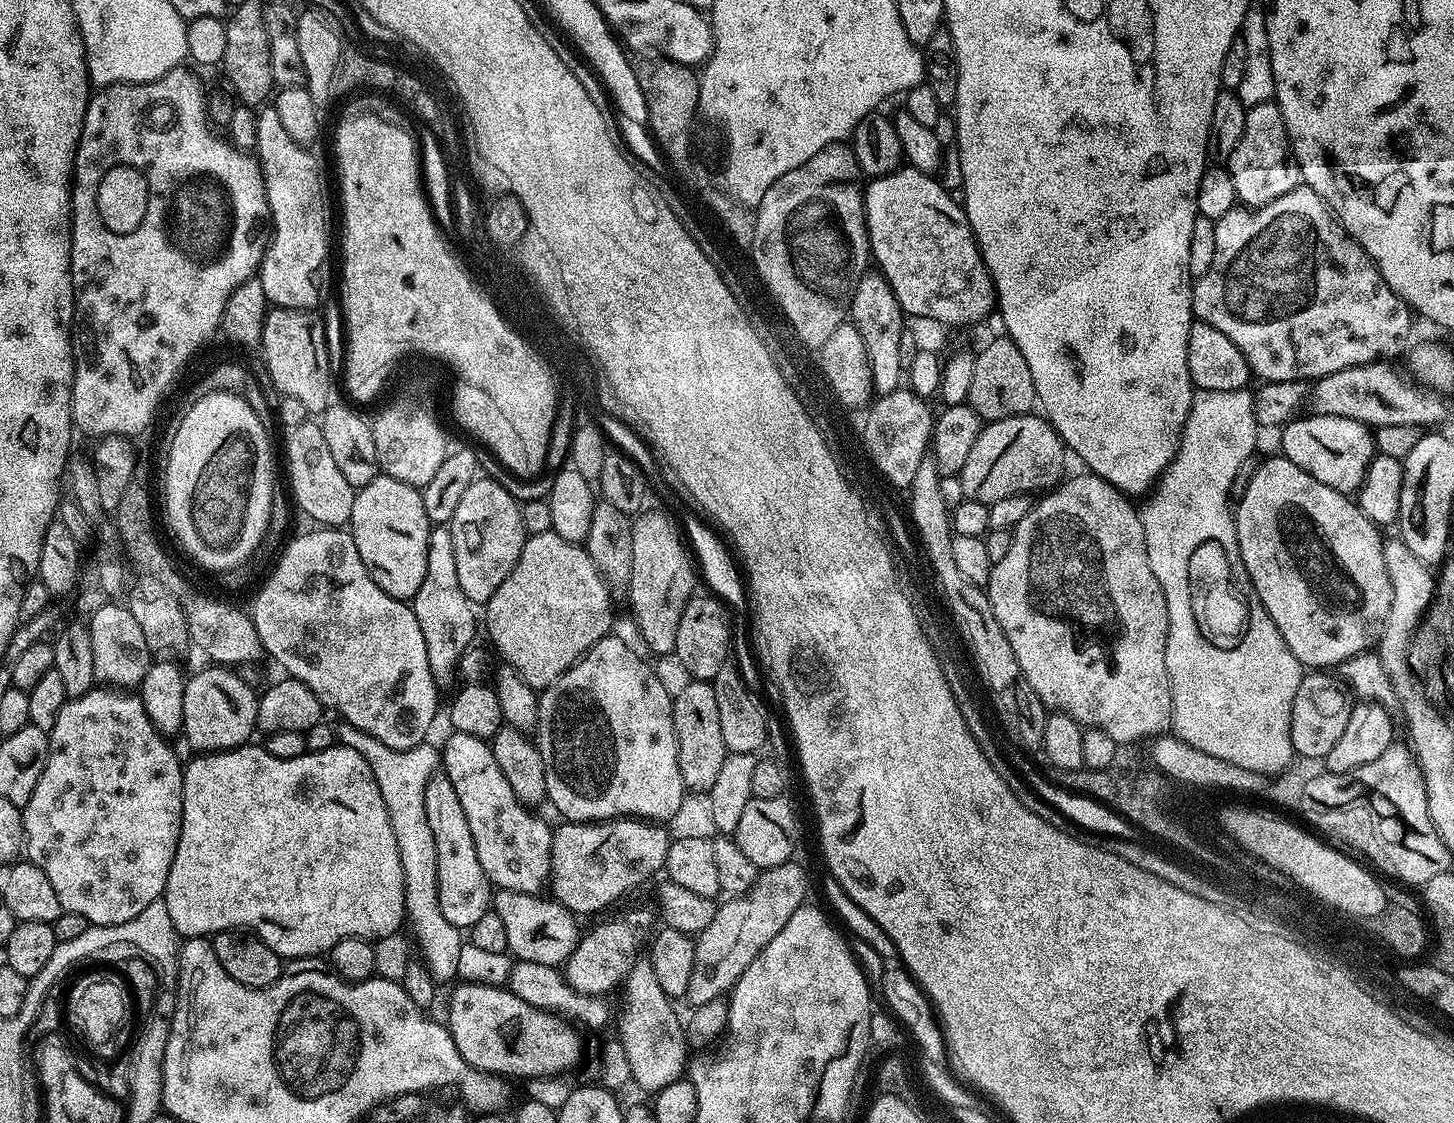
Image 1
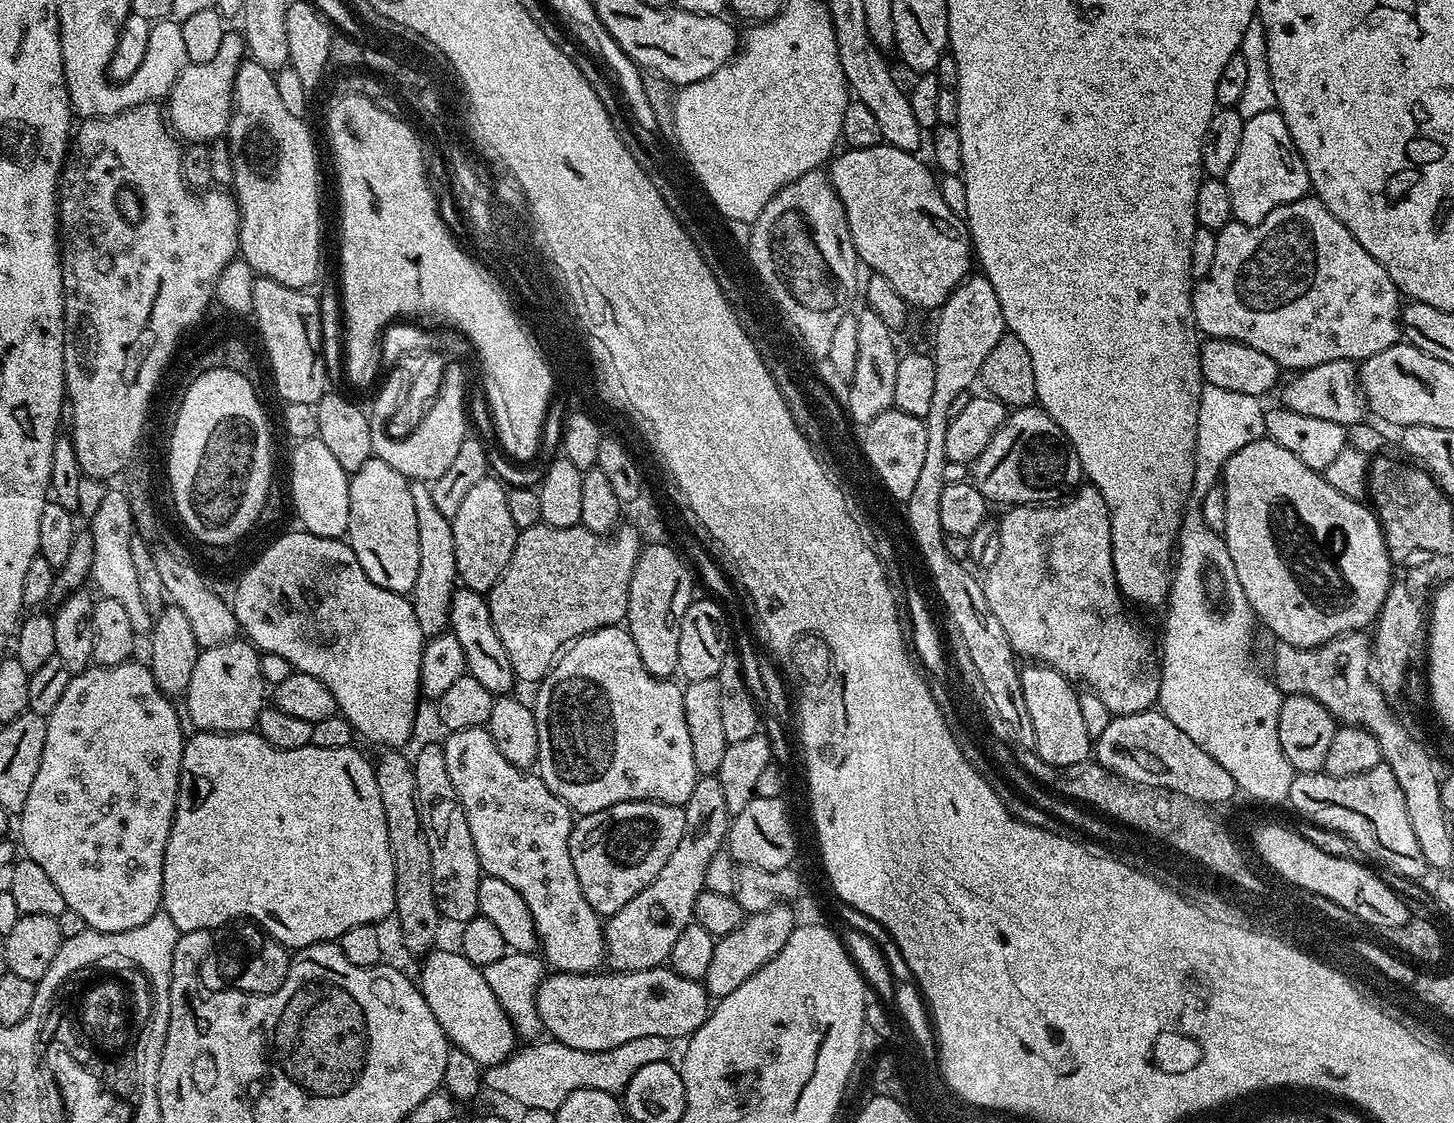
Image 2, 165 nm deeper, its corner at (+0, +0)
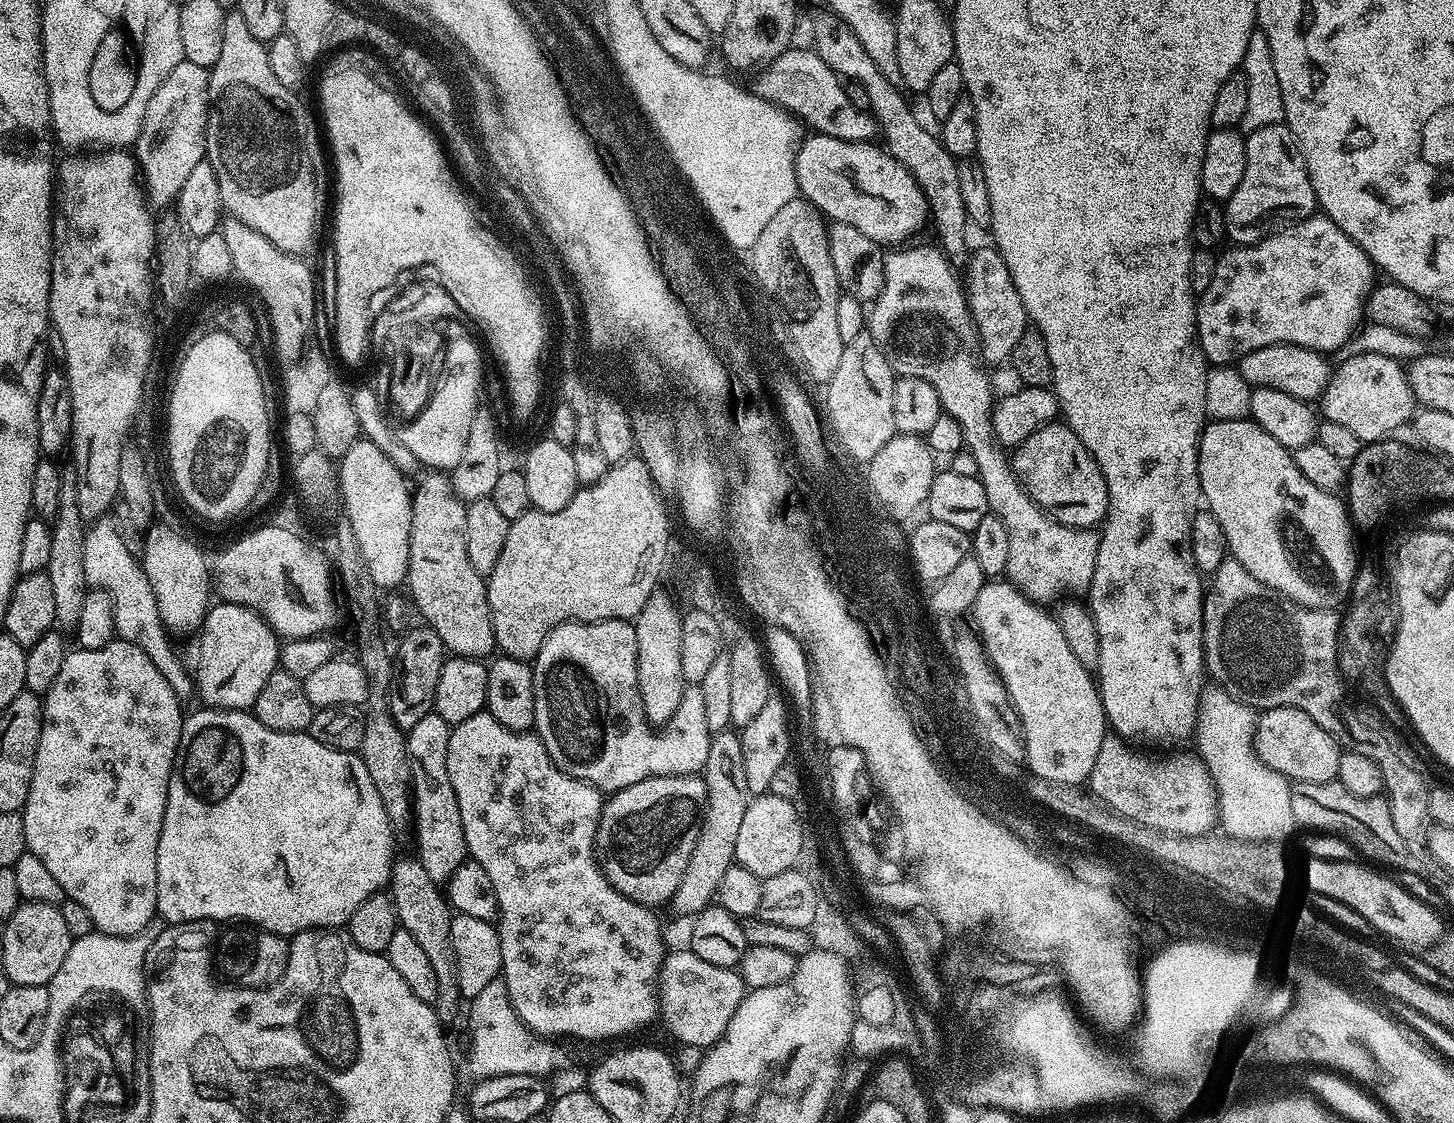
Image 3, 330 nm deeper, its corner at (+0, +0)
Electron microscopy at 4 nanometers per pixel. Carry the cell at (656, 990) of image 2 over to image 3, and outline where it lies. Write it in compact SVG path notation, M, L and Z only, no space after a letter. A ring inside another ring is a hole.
M691 950L669 951L658 973L658 1016L681 1045L693 1044L707 1050L724 1035L734 1010L744 1000L744 980L736 968L710 966Z

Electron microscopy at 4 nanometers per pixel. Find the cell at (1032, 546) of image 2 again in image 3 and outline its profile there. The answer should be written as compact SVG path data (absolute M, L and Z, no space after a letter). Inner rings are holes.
M912 246L892 250L885 255L884 288L867 313L866 331L872 335L878 350L882 350L897 377L917 376L930 382L934 390L938 390L941 409L957 419L962 426L963 447L970 454L974 454L974 462L978 462L979 477L986 490L988 507L1004 523L1006 534L1010 538L1010 560L1006 576L1013 587L1033 602L1060 600L1063 596L1087 593L1092 587L1101 533L1096 528L1067 528L1065 524L1052 519L1045 509L1033 504L1032 499L1024 493L1024 487L1016 481L1016 475L1009 467L1009 457L1000 456L1001 445L996 443L992 434L994 395L992 396L992 388L988 385L988 376L983 372L985 369L978 361L976 325L968 313L966 292L962 287L961 277L959 280L952 273L952 268L948 265L951 264L949 257L945 256L939 247L908 247Z

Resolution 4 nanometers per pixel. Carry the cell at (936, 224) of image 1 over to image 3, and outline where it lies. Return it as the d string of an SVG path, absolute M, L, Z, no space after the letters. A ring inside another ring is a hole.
M812 134L801 143L796 155L796 187L799 195L808 200L829 221L845 223L854 226L862 234L873 240L874 243L887 246L900 246L908 240L923 224L930 220L928 203L918 186L918 182L883 147L875 148L875 143L862 140L839 140L829 136Z

